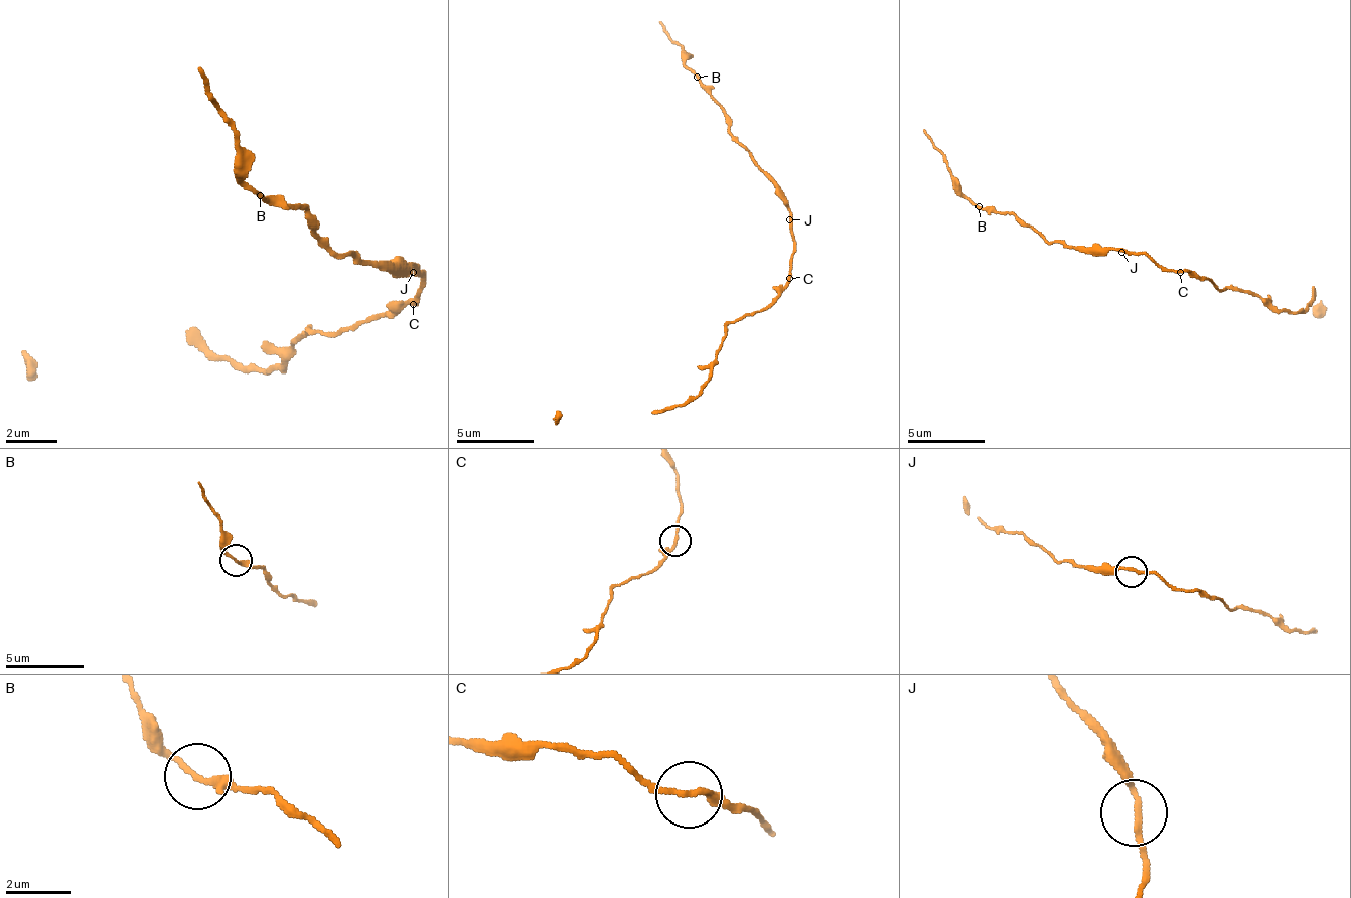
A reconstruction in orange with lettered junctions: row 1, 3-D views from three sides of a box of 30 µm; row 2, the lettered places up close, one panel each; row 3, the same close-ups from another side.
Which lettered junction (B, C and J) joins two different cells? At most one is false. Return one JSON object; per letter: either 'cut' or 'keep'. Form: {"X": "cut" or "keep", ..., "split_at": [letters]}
{"B": "cut", "C": "keep", "J": "keep", "split_at": ["B"]}

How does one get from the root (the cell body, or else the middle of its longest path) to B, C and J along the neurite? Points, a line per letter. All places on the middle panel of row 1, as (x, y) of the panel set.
B: (789, 262), (792, 254), (792, 219), (789, 215), (789, 199), (785, 192), (731, 134), (731, 118), (696, 76)
C: (789, 262), (789, 278)
J: (789, 262), (792, 254), (792, 223), (789, 219)

